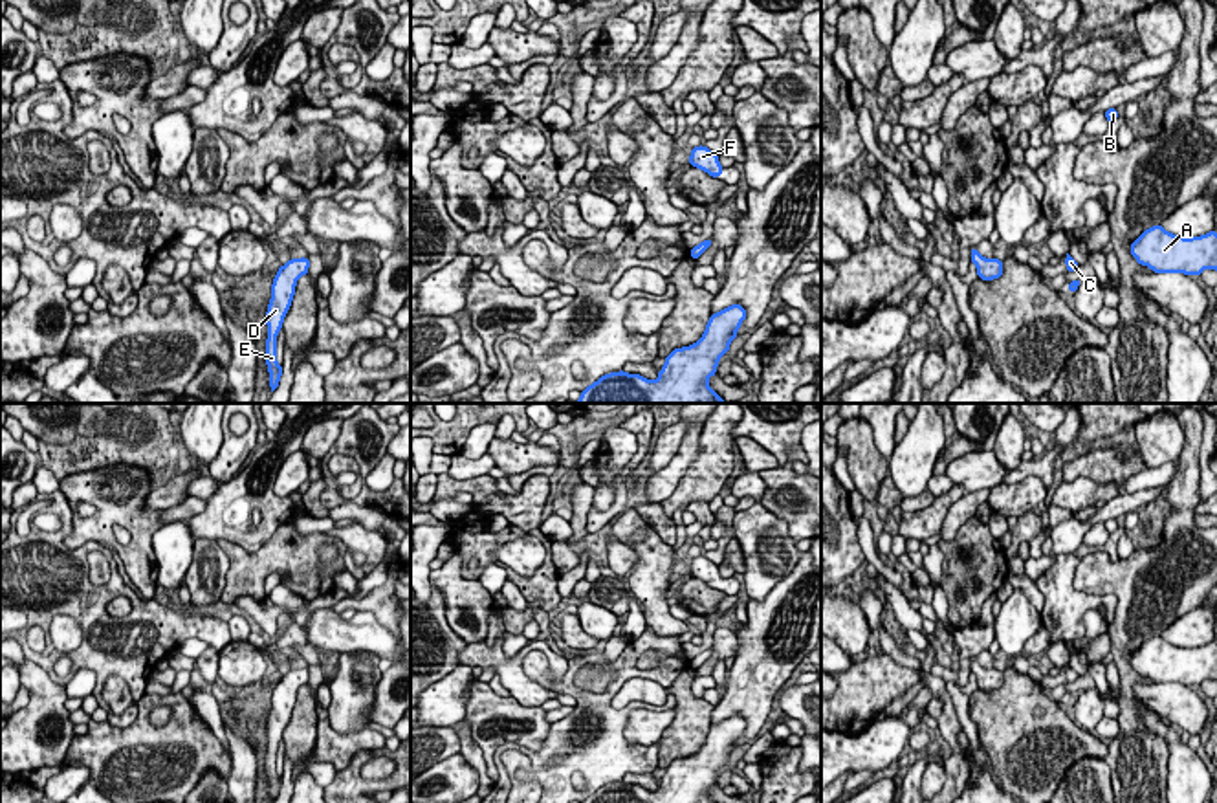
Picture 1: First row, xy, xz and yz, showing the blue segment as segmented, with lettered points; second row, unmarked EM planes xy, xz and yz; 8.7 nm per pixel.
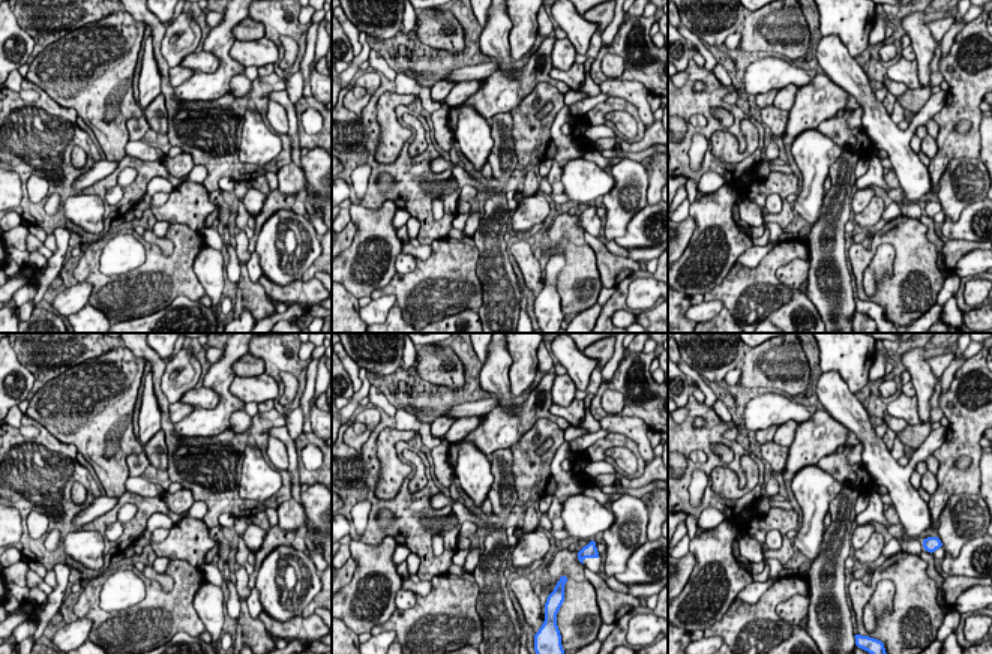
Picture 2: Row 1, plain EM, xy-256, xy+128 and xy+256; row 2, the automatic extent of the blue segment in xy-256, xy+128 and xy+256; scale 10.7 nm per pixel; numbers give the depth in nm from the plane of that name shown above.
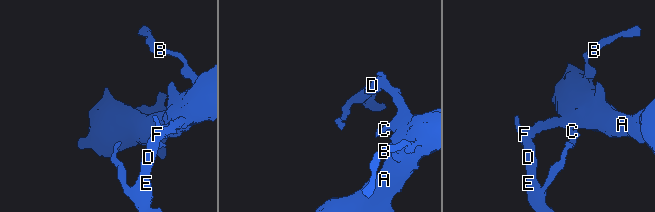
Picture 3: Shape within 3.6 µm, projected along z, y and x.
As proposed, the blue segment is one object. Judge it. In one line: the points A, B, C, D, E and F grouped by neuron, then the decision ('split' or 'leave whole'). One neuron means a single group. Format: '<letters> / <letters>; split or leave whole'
A B C D E F; leave whole

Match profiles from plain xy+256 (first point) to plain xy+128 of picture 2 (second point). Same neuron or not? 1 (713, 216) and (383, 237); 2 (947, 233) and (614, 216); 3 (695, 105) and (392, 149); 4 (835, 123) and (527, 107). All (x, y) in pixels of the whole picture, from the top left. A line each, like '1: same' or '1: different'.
1: same
2: different
3: different
4: same

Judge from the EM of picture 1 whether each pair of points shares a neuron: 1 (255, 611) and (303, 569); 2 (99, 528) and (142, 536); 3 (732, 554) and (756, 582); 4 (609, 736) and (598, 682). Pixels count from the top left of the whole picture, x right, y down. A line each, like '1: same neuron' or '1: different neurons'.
1: different neurons
2: same neuron
3: different neurons
4: different neurons

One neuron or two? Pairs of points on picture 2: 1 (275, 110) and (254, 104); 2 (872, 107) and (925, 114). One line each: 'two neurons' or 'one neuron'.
1: two neurons
2: one neuron

